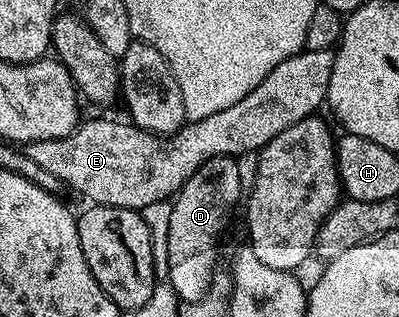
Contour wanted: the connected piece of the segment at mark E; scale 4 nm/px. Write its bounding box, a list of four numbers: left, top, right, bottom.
[23,49,333,211]

